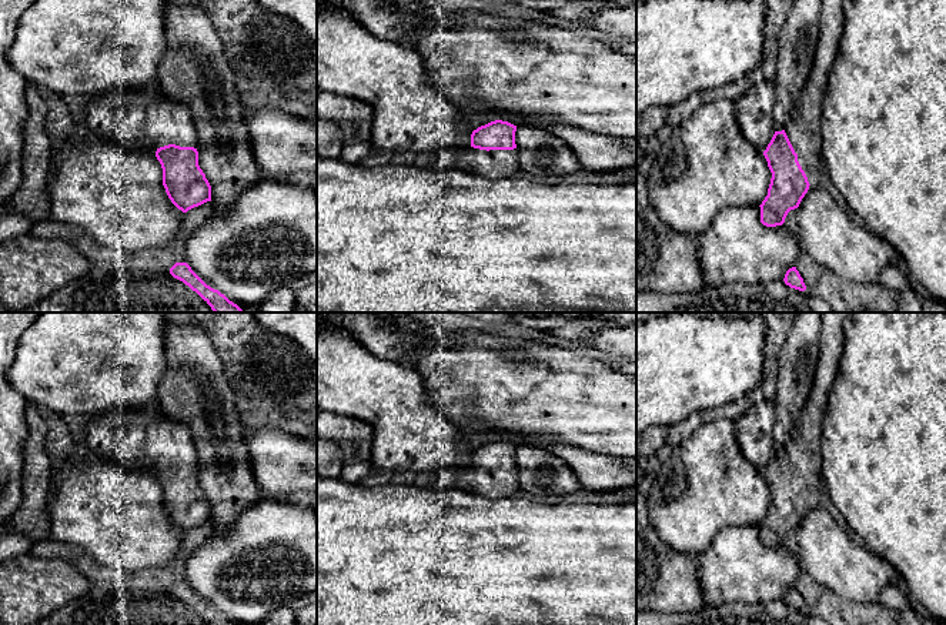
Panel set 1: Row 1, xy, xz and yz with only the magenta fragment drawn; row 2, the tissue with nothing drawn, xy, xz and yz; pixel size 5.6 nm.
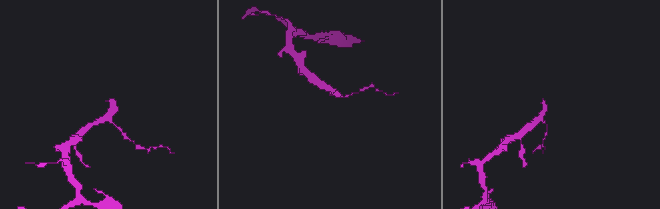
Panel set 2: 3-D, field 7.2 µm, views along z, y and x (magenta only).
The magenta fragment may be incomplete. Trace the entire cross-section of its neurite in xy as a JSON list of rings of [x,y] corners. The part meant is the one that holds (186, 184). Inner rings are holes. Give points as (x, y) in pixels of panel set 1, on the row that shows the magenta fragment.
[[[160,86],[116,87],[86,100],[86,124],[100,140],[123,150],[153,153],[163,168],[163,186],[171,203],[187,213],[211,201],[211,186],[198,166],[198,131],[190,108],[171,100]]]

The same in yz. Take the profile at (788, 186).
[[[820,0],[819,43],[810,76],[785,128],[775,131],[763,151],[772,173],[768,195],[759,205],[761,223],[766,227],[782,225],[809,187],[819,184],[822,98],[845,29],[845,3]]]

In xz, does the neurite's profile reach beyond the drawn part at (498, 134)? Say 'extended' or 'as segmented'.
extended

